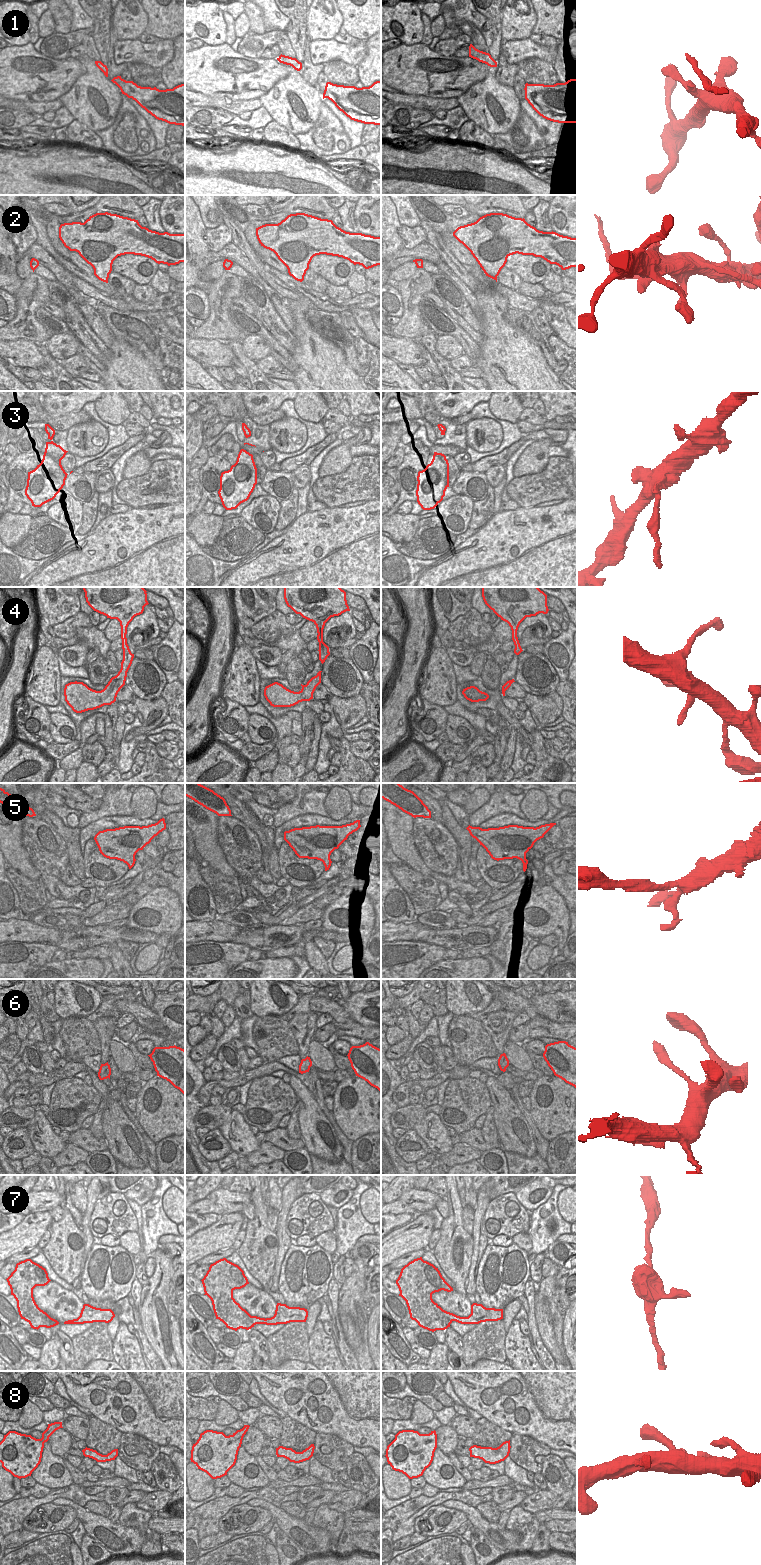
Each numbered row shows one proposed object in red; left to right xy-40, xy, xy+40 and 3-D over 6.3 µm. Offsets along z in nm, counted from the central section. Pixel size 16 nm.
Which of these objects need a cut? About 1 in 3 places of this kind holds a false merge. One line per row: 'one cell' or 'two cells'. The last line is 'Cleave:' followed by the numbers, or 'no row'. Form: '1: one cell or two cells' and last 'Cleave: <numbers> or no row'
1: one cell
2: two cells
3: two cells
4: one cell
5: one cell
6: one cell
7: two cells
8: one cell
Cleave: 2, 3, 7

